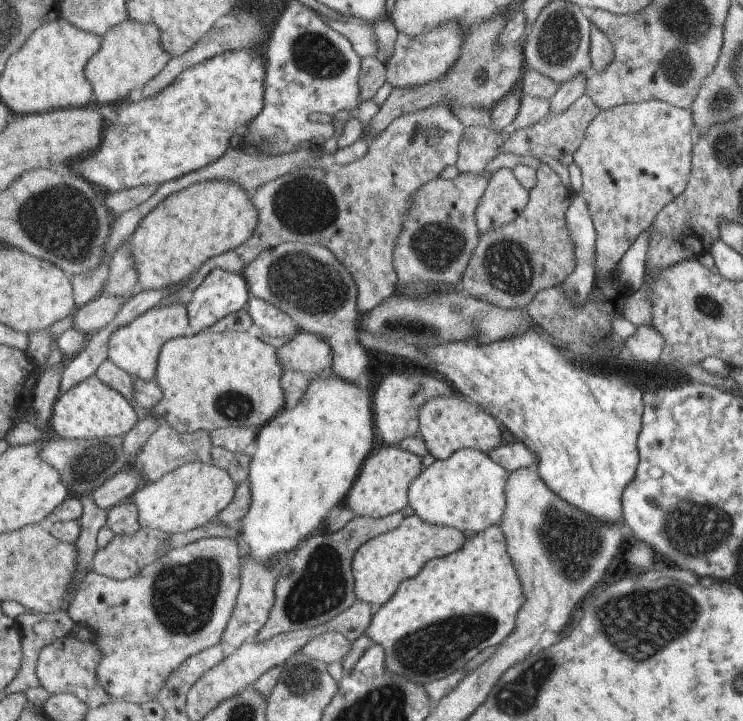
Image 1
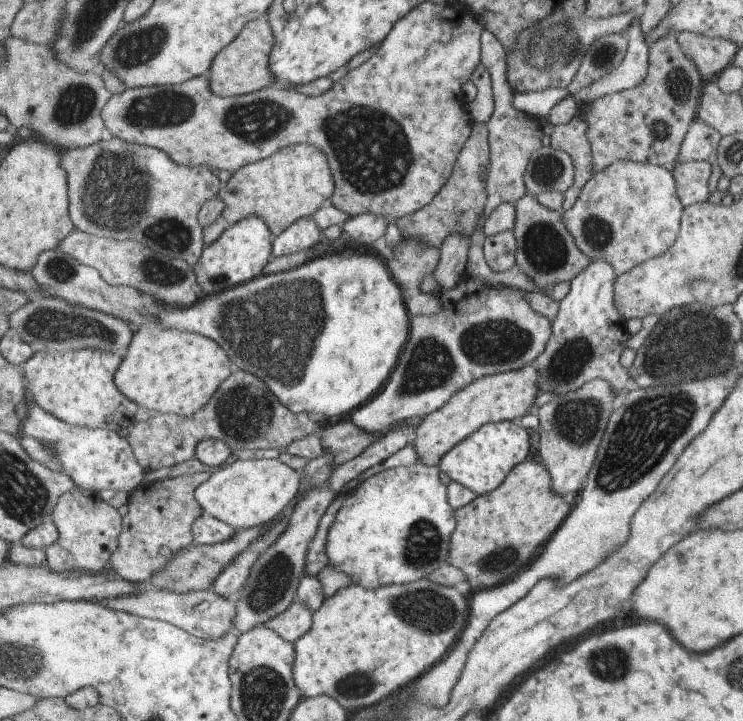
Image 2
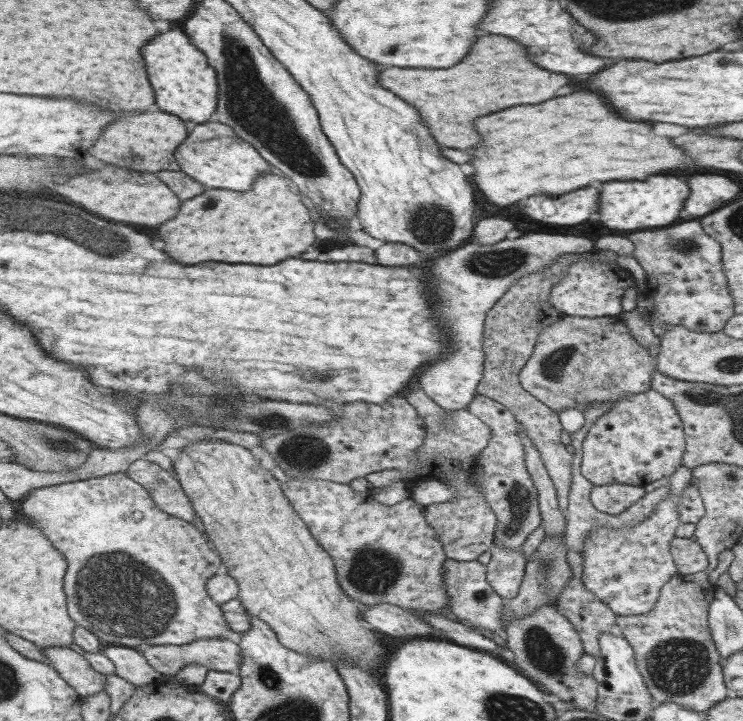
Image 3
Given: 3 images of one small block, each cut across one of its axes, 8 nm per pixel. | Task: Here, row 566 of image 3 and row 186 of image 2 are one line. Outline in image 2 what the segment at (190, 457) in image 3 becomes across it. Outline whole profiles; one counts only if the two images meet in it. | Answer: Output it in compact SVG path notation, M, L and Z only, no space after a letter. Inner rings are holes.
M295 144L283 148L267 160L249 164L231 176L231 180L219 192L219 198L227 202L223 222L227 226L235 226L251 216L261 216L267 220L277 238L299 220L315 216L327 202L331 202L335 190L337 180L325 152L319 152L319 148L311 144Z

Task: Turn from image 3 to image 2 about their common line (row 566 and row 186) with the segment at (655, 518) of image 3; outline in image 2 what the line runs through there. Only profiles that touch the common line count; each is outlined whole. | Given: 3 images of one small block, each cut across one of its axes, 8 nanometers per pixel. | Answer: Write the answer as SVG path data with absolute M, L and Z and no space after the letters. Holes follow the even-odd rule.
M619 160L609 164L603 172L597 172L581 190L581 196L573 204L571 210L563 210L563 224L575 238L575 244L583 254L595 260L607 260L615 274L623 274L633 270L637 264L643 264L651 258L665 254L673 242L677 240L679 226L681 226L683 204L677 196L677 186L669 168L659 168L651 164Z

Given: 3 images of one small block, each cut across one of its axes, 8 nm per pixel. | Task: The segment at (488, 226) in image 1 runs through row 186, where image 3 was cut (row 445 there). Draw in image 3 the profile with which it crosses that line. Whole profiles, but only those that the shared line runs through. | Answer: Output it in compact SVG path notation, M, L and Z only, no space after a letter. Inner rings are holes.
M479 394L477 400L473 400L469 412L473 416L479 416L493 430L493 440L489 442L489 448L483 450L483 456L471 466L469 472L477 482L481 482L479 486L483 488L489 506L493 506L493 512L501 520L497 524L495 546L523 550L529 536L535 530L539 530L545 524L545 520L539 506L539 490L527 466L527 450L519 438L519 420L513 416L509 408L499 404L495 398L487 398L483 394Z

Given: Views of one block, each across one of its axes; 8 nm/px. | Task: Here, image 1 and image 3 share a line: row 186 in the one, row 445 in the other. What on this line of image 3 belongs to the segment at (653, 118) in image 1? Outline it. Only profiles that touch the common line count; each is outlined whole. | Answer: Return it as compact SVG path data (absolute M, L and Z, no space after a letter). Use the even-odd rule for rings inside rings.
M649 388L647 392L621 398L593 422L581 446L579 474L593 486L631 484L643 488L655 480L673 476L681 466L683 452L685 434L681 418L677 418L669 400Z

